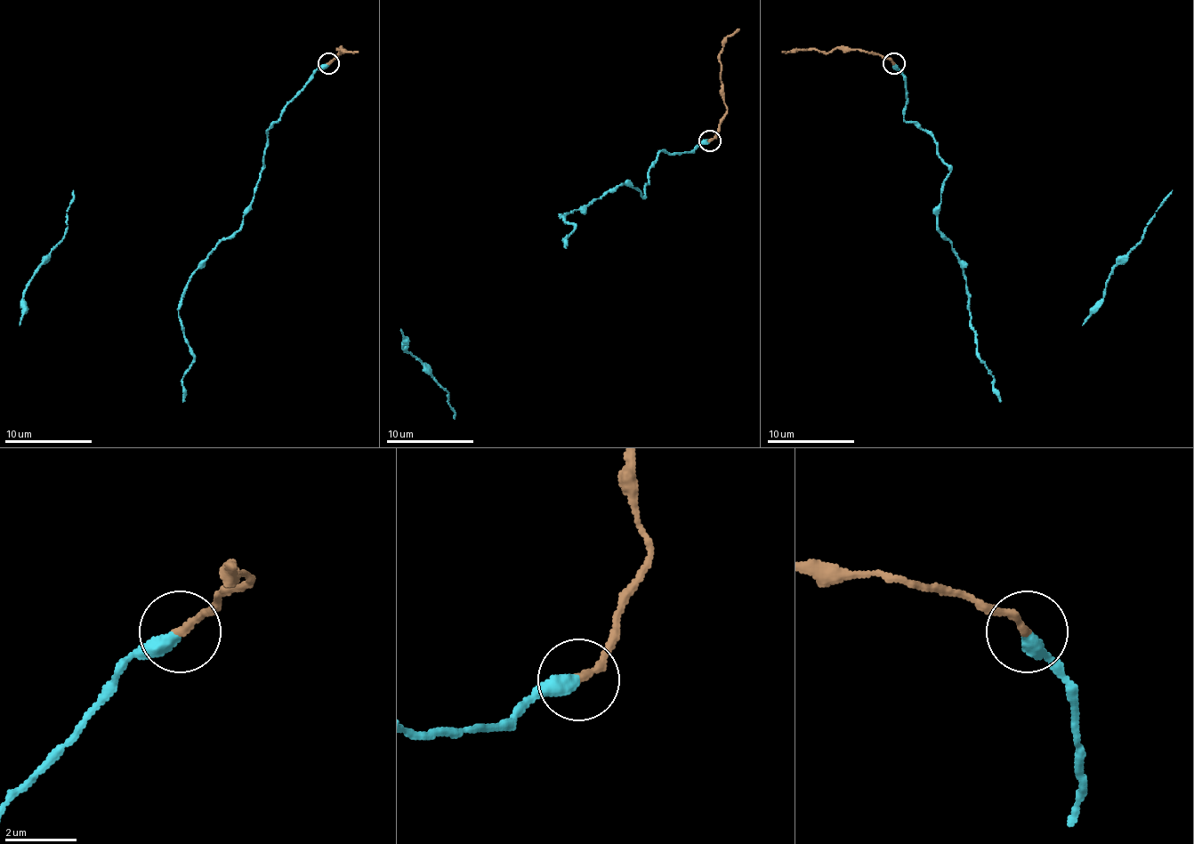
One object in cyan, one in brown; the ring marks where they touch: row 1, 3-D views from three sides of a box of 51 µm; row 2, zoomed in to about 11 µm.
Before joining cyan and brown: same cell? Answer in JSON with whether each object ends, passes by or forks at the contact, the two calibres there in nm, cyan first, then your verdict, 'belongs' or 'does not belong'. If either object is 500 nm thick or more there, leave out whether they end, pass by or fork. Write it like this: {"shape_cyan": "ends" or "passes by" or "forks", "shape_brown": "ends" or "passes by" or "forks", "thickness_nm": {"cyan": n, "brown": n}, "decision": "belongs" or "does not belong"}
{"shape_cyan": "ends", "shape_brown": "ends", "thickness_nm": {"cyan": 400, "brown": 220}, "decision": "does not belong"}

